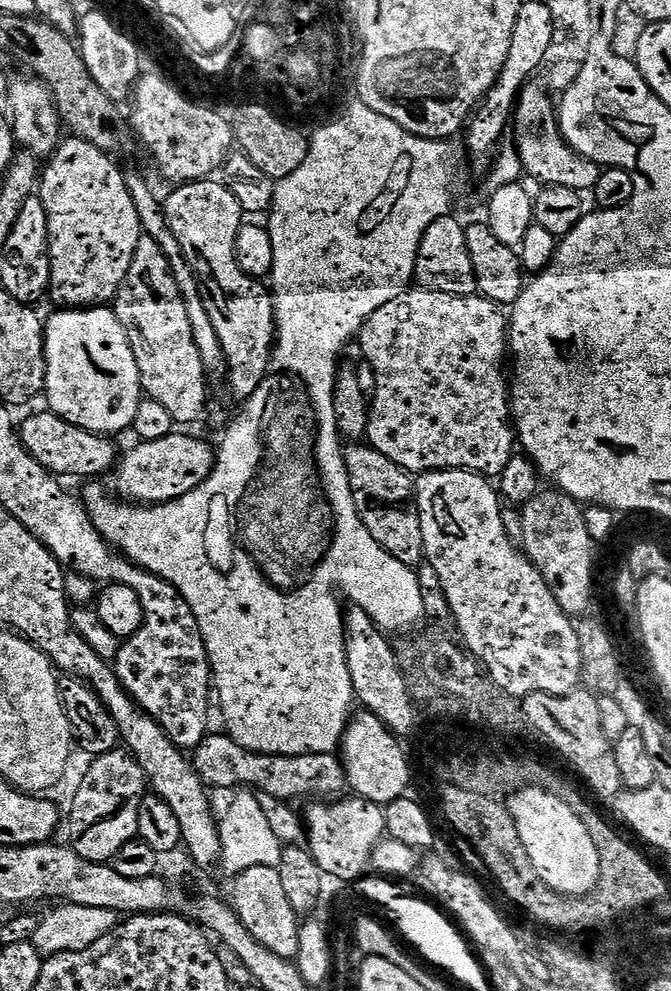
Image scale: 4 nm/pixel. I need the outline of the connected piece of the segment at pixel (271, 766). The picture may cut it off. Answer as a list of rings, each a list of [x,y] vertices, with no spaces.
[[[209,734],[191,753],[190,759],[198,778],[209,789],[232,788],[231,790],[255,790],[271,797],[296,802],[328,802],[345,795],[348,779],[344,761],[336,752],[311,752],[301,756],[275,756],[265,752],[252,752],[234,742],[231,736]]]

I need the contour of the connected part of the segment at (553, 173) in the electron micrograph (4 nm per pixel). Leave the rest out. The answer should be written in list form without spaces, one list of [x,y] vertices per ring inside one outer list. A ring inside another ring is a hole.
[[[535,82],[524,85],[516,101],[514,113],[514,147],[520,153],[520,162],[525,173],[528,172],[541,185],[570,186],[570,190],[578,190],[585,194],[595,189],[602,168],[593,160],[580,156],[569,146],[560,132],[560,118],[557,105],[547,87],[539,88]],[[549,96],[549,97],[548,97]]]

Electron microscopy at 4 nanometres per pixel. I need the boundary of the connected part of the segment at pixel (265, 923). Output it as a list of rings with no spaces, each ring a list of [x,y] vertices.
[[[251,867],[235,877],[230,900],[239,920],[262,946],[286,960],[295,959],[299,949],[300,918],[290,906],[277,868]]]

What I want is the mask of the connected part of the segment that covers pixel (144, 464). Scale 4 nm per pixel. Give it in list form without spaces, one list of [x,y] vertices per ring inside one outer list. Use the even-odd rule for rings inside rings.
[[[173,431],[171,435],[157,441],[137,443],[128,453],[123,453],[118,464],[120,472],[121,497],[141,506],[169,504],[171,500],[190,494],[202,482],[206,482],[216,467],[217,453],[204,440],[183,436],[183,431]]]

